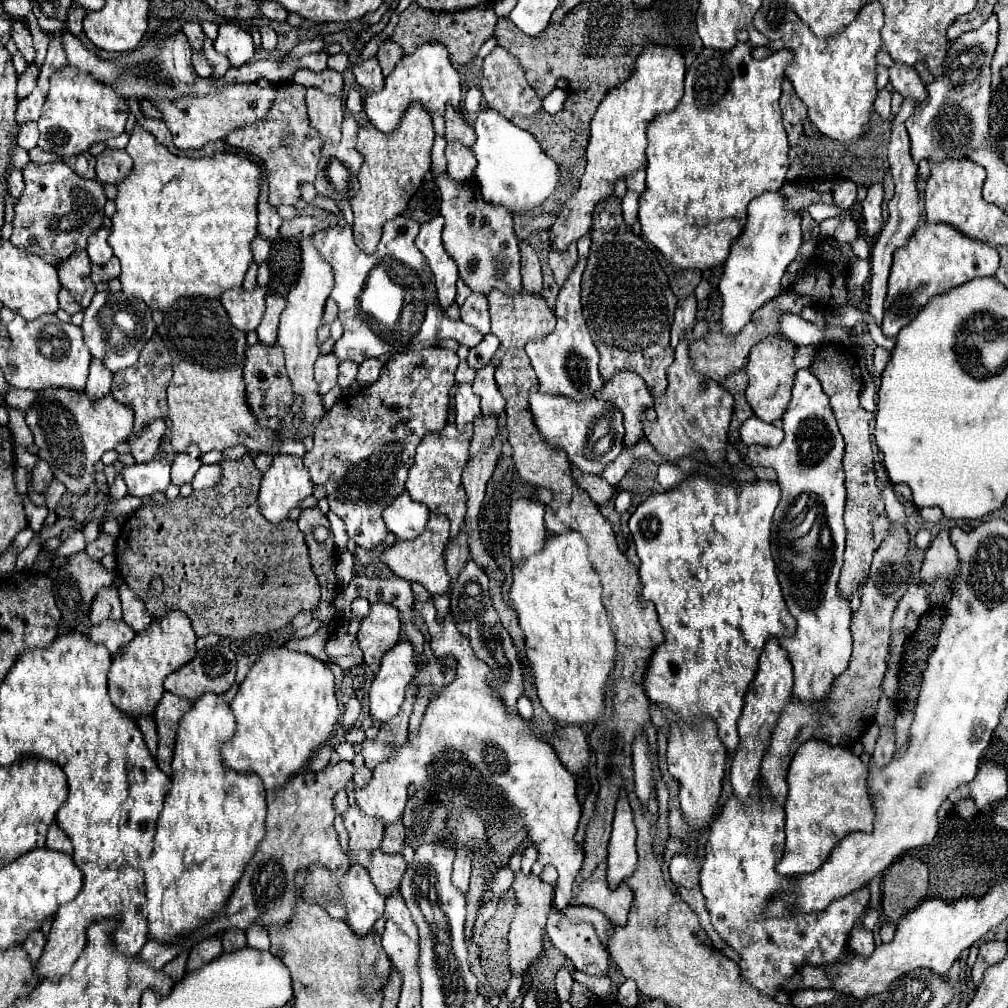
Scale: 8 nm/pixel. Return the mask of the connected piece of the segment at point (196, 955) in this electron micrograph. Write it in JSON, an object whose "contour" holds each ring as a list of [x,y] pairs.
{"contour":[[[208,936],[206,940],[198,942],[192,950],[190,950],[190,956],[188,956],[188,970],[198,970],[202,968],[206,962],[218,958],[218,954],[222,954],[222,944],[220,944],[220,938],[218,936]]]}

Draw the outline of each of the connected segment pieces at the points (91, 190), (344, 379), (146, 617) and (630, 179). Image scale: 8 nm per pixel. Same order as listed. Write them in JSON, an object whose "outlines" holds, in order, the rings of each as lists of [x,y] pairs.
{"outlines":[[[[28,162],[22,174],[26,188],[14,206],[16,214],[10,242],[40,256],[48,264],[60,264],[72,252],[84,250],[88,236],[102,226],[106,204],[102,184],[80,178],[64,162],[54,164]]],[[[340,362],[338,386],[340,386],[340,388],[348,388],[350,384],[354,384],[356,372],[358,372],[358,364],[356,364],[356,362]]],[[[116,576],[114,584],[120,590],[120,602],[122,602],[122,612],[124,612],[122,620],[134,632],[142,632],[152,622],[150,612],[146,612],[146,606],[142,604],[142,600],[138,600],[138,596],[134,596],[134,592],[130,592],[130,586],[122,580],[122,576]]],[[[640,168],[638,172],[634,172],[634,174],[630,174],[630,176],[626,176],[626,186],[630,188],[630,190],[636,190],[638,194],[644,190],[644,168]]]]}

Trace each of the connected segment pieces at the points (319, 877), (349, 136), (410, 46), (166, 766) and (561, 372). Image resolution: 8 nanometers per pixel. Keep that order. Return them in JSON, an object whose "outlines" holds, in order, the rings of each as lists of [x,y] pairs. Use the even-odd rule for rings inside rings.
{"outlines":[[[[312,864],[308,870],[308,878],[306,878],[306,886],[302,890],[302,898],[308,900],[310,904],[318,904],[322,908],[326,908],[328,904],[346,904],[346,924],[350,924],[350,928],[364,936],[372,930],[374,922],[384,914],[384,900],[380,892],[376,892],[370,874],[362,868],[362,866],[352,866],[350,872],[346,872],[346,876],[342,876],[342,880],[334,880],[334,876],[330,876],[330,872],[326,872],[326,868],[322,868],[320,864]]],[[[346,116],[342,122],[342,140],[338,144],[326,144],[326,148],[322,148],[322,156],[326,162],[330,160],[340,160],[354,182],[356,170],[362,164],[362,156],[356,150],[356,132],[358,132],[358,122],[354,116]]],[[[410,4],[400,14],[400,20],[398,20],[396,28],[394,28],[392,40],[396,40],[402,46],[404,54],[414,52],[414,48],[418,48],[424,42],[440,42],[440,44],[444,44],[448,48],[452,62],[466,64],[472,58],[476,58],[480,46],[490,36],[494,36],[496,22],[498,22],[498,18],[496,18],[492,6],[488,6],[488,4],[470,8],[470,10],[462,10],[462,12],[452,12],[452,14],[450,12],[448,14],[434,14],[434,12],[422,10],[418,4]]],[[[164,692],[154,710],[154,720],[158,728],[156,764],[166,776],[170,776],[170,762],[172,762],[172,752],[174,752],[174,736],[176,736],[178,720],[184,716],[188,708],[190,708],[190,700]]],[[[578,260],[574,270],[568,274],[564,286],[560,288],[554,308],[558,320],[554,332],[546,336],[546,340],[532,340],[530,344],[526,344],[526,354],[538,376],[540,390],[550,394],[564,394],[572,400],[586,400],[594,396],[594,392],[602,386],[602,376],[598,372],[598,352],[596,346],[592,344],[580,306],[580,282],[584,266],[586,260]]]]}

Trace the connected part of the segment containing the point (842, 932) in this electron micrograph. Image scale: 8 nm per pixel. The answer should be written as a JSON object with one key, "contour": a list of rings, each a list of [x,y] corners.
{"contour":[[[758,780],[750,796],[750,802],[738,802],[736,796],[730,796],[724,808],[720,810],[720,814],[710,822],[708,842],[704,848],[706,856],[702,864],[702,876],[700,876],[700,890],[706,898],[706,908],[710,912],[710,920],[716,932],[728,946],[732,946],[742,956],[740,972],[744,982],[768,996],[782,990],[784,980],[788,980],[802,966],[806,964],[818,966],[818,964],[836,960],[840,952],[846,948],[850,928],[860,918],[860,914],[864,912],[870,900],[868,888],[862,888],[832,902],[826,912],[790,916],[784,920],[780,918],[762,920],[764,906],[772,898],[772,894],[790,886],[790,878],[780,876],[774,868],[784,854],[784,838],[786,838],[784,836],[784,808],[778,808],[778,804],[770,804],[770,800],[762,800],[762,780]]]}

